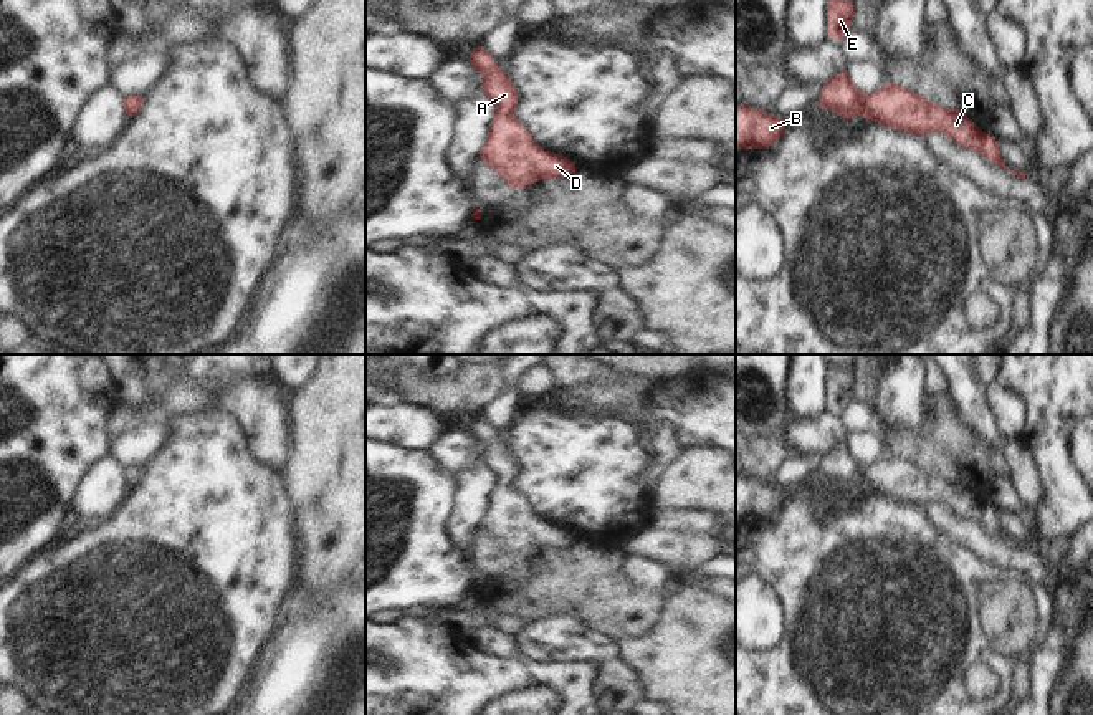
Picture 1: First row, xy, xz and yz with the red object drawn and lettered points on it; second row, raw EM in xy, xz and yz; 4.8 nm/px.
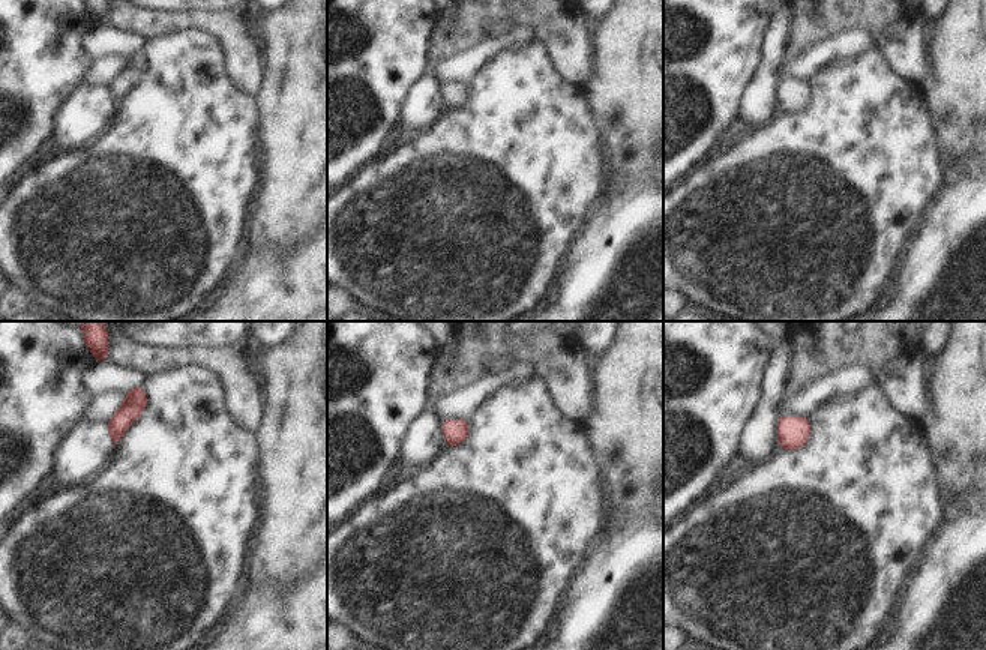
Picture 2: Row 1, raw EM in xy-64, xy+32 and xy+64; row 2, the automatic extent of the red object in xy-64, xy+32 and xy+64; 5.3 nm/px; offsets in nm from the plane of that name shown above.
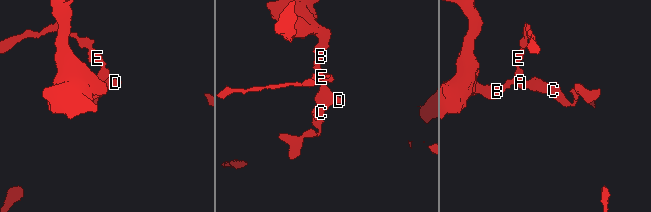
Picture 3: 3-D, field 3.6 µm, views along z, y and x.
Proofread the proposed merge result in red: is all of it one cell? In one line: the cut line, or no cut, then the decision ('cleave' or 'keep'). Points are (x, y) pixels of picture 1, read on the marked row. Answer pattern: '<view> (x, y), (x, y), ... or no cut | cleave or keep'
no cut | keep

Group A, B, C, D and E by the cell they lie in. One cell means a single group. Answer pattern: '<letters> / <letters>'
A B C D E

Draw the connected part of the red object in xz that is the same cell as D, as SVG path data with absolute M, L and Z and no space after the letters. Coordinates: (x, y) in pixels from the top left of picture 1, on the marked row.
M476 45L466 58L483 73L481 91L496 108L480 161L491 166L503 182L513 189L523 189L539 179L562 179L577 172L579 166L575 162L546 152L532 141L529 131L513 118L518 106L518 89L493 56L481 45Z

